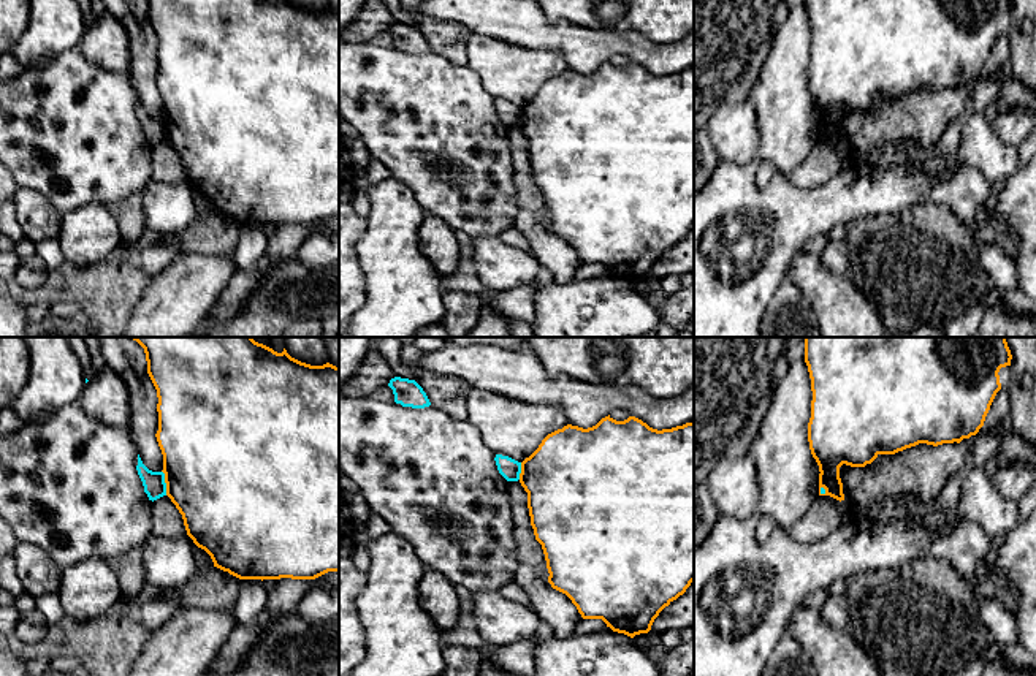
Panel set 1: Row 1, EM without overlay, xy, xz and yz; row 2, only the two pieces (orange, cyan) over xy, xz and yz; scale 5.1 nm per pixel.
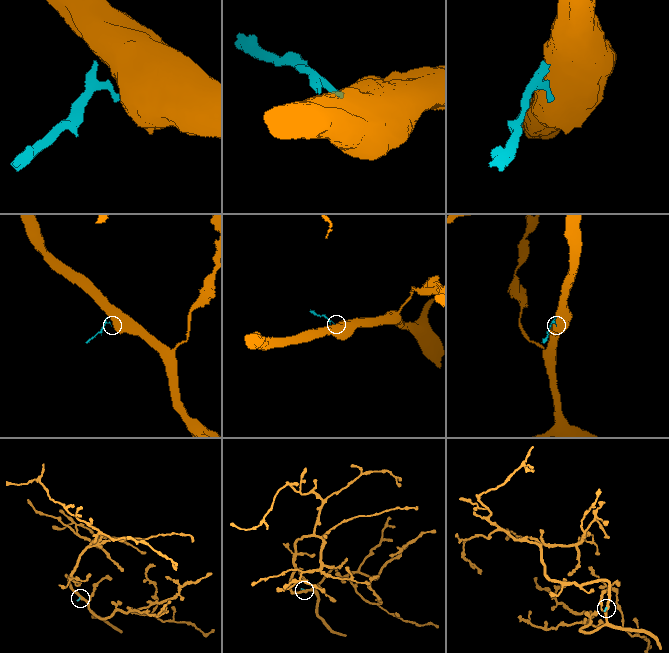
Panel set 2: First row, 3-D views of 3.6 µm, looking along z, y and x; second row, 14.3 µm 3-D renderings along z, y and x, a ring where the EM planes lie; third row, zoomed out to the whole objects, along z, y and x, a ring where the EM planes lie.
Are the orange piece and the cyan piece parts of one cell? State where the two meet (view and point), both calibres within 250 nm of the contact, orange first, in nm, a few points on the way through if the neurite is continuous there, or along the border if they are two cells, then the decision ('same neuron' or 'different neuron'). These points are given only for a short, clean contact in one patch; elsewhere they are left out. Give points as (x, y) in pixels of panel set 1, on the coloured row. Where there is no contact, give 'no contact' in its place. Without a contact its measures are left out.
xy (165, 482) | 500/110 nm | along xy (162, 470), (167, 494) | different neuron

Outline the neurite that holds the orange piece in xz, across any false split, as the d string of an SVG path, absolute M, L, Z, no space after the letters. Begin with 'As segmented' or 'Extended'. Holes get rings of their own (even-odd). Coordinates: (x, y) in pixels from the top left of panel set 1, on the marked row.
As segmented. M608 415L588 429L567 424L548 434L521 462L520 483L528 492L531 526L545 554L548 583L572 600L583 619L602 619L613 632L630 638L648 633L659 613L683 595L694 581L694 421L662 431L649 427L635 416L616 421Z

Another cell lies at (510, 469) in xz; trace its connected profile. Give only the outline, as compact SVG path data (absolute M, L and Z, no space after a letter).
M496 454L494 461L496 461L499 473L507 481L518 481L520 480L521 462L518 462L508 456L502 456L502 454Z

